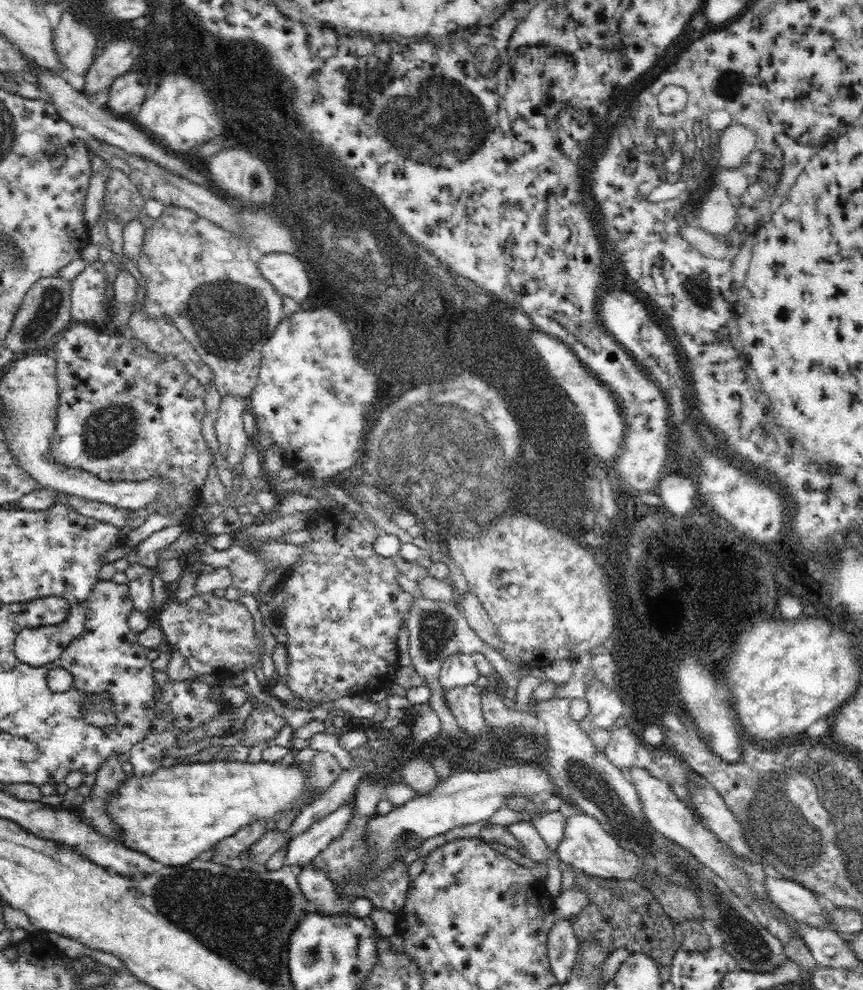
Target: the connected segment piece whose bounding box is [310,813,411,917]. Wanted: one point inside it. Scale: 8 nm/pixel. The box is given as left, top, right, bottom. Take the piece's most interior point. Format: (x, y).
(347, 860)

